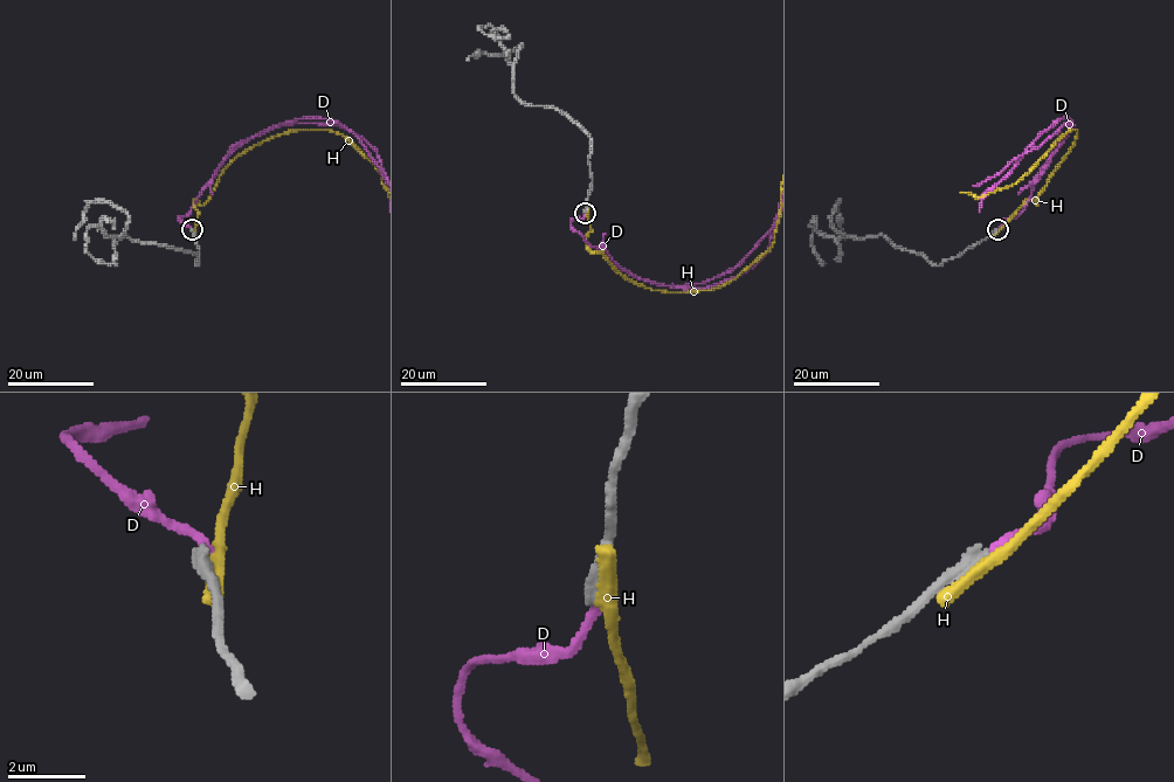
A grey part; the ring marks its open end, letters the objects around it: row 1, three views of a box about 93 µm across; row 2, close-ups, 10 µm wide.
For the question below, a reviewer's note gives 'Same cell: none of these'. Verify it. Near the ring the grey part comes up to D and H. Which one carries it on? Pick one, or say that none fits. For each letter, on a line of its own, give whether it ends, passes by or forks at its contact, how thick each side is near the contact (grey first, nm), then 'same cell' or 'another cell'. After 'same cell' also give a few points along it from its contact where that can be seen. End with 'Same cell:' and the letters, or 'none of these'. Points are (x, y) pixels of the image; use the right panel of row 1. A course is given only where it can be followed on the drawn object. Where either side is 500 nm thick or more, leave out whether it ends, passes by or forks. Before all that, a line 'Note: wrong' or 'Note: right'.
Note: right
D: it ends; calibres 360 and 240 nm; another cell
H: calibres 460 and 550 nm; another cell
Same cell: none of these

